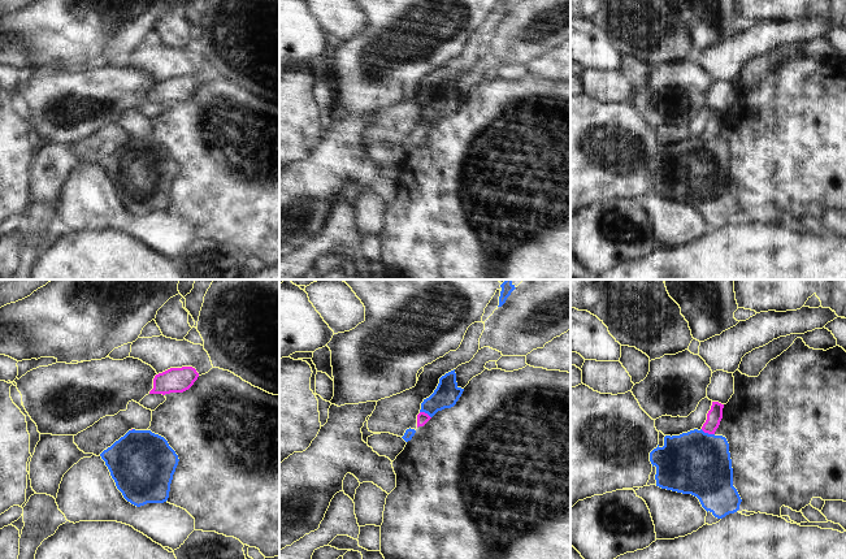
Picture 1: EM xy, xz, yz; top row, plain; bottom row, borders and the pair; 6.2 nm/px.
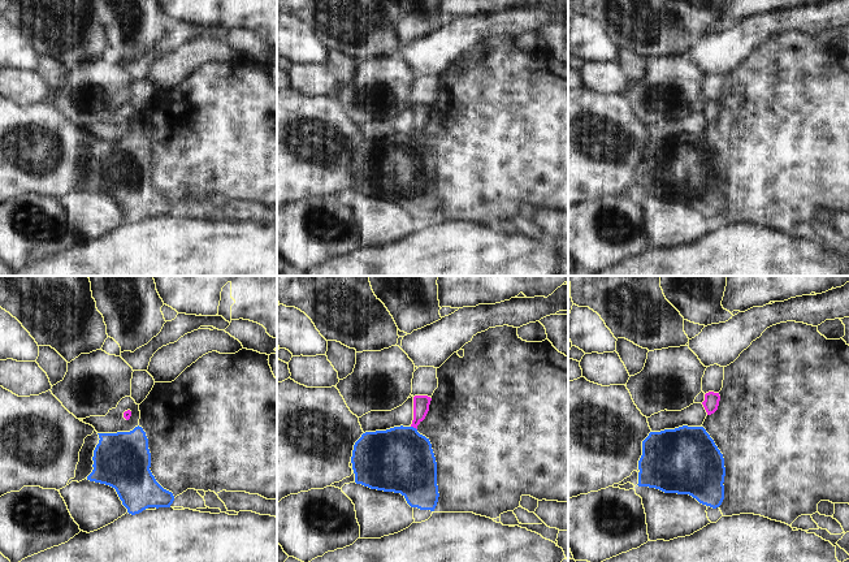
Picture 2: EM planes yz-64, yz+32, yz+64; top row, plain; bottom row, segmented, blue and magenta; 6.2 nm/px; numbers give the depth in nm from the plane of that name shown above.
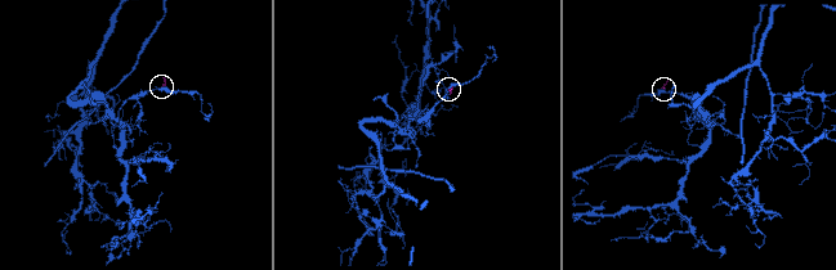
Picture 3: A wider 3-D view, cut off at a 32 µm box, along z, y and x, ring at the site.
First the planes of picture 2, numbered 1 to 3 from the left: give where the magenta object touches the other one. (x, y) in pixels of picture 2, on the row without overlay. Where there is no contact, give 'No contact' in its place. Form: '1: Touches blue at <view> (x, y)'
1: No contact
2: Touches blue at yz+32 (412, 135)
3: No contact

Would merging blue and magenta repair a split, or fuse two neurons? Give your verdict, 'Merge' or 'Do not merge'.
Do not merge

